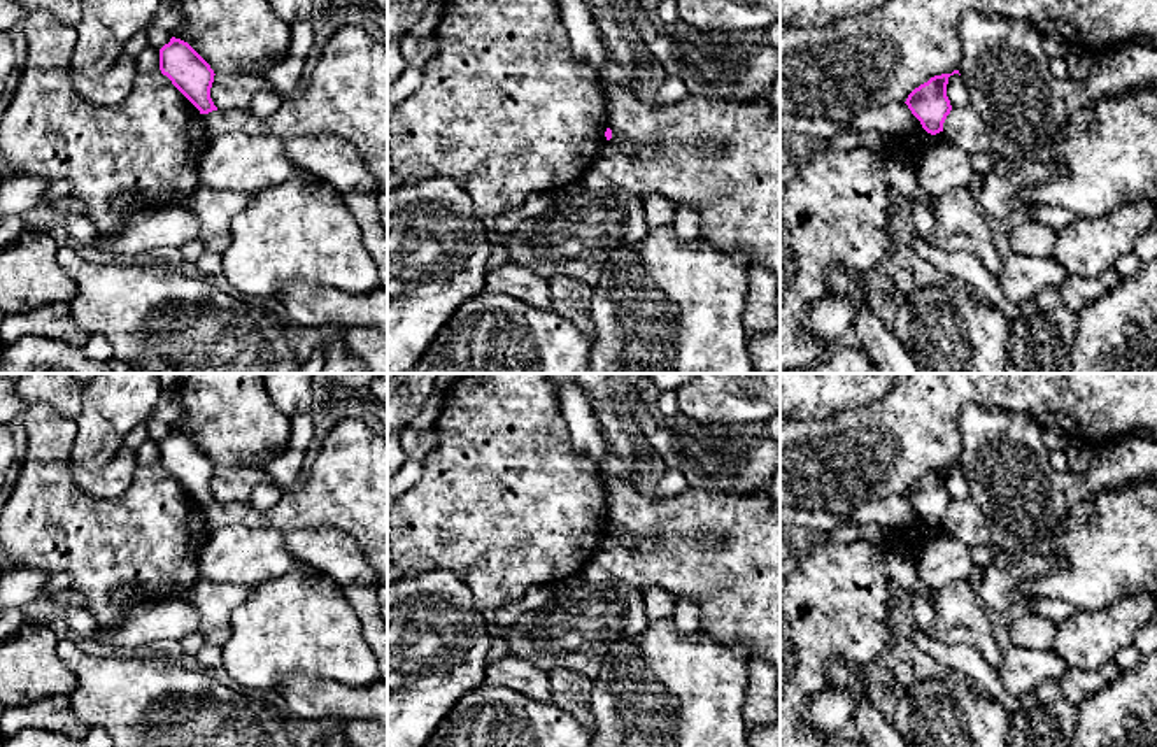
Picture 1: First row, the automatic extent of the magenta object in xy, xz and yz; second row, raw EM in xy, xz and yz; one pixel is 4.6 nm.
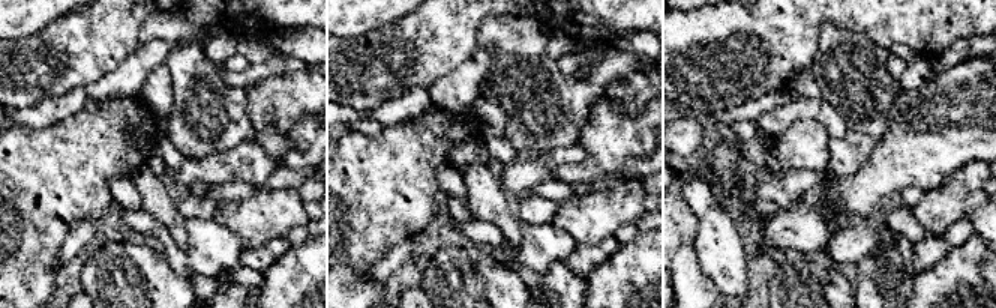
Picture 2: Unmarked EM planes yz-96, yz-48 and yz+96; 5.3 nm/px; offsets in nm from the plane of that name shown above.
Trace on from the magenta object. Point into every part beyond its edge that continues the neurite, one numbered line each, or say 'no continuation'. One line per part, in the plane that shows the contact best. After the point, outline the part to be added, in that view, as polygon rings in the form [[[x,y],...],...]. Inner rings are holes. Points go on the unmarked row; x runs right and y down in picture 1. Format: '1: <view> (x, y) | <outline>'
no continuation

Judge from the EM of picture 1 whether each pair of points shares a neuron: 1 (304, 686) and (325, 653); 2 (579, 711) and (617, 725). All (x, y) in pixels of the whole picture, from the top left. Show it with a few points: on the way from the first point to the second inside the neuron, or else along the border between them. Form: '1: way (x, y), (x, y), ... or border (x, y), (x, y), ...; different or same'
1: border (351, 686), (325, 677), (288, 674), (274, 691); different
2: border (595, 681), (589, 691), (593, 728); different

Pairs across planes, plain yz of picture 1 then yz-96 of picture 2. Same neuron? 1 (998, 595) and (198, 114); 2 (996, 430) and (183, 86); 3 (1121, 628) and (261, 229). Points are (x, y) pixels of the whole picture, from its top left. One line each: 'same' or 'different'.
1: different
2: same
3: same

